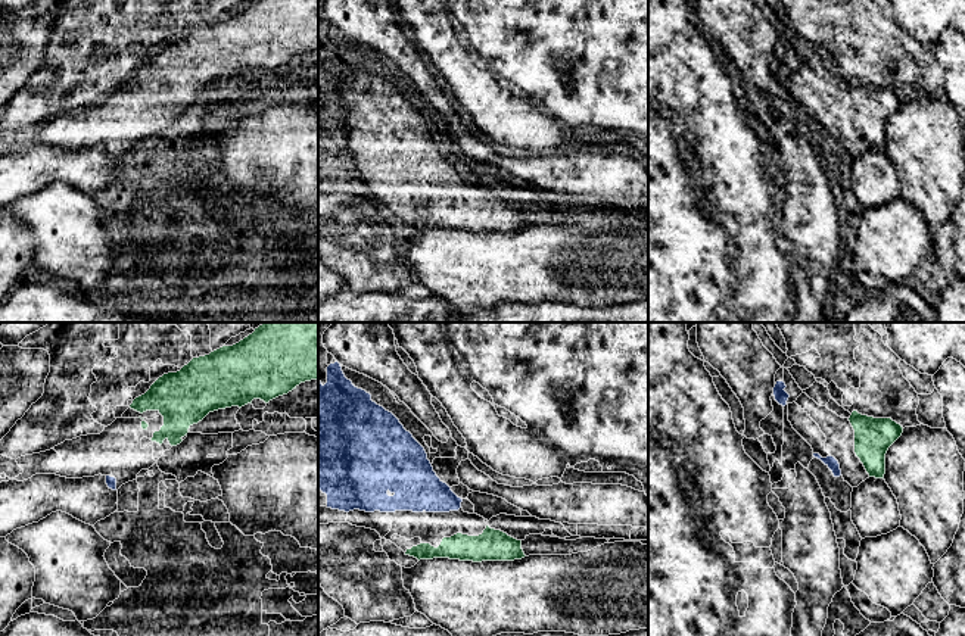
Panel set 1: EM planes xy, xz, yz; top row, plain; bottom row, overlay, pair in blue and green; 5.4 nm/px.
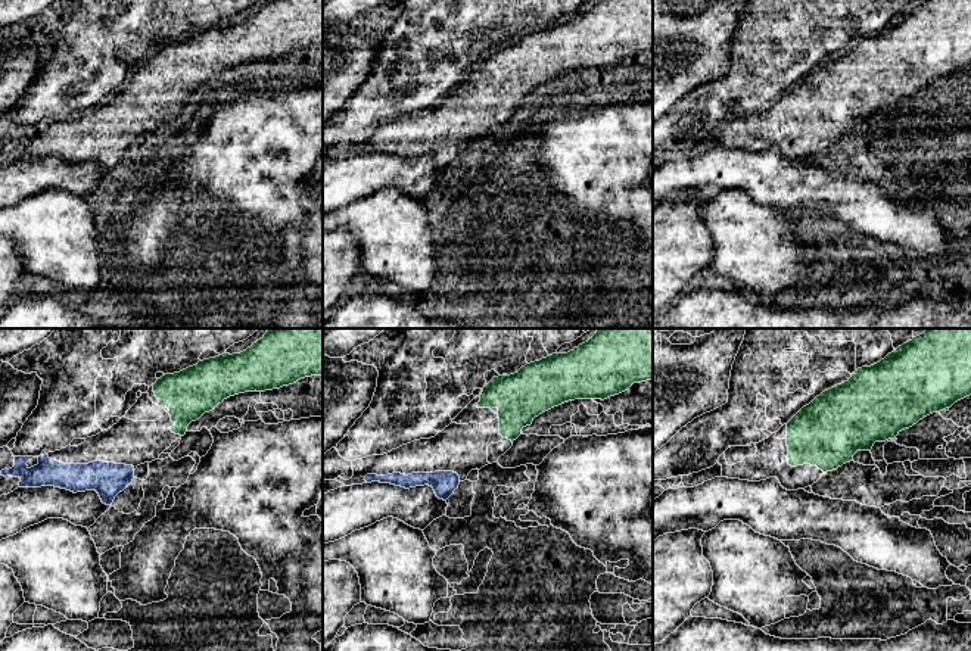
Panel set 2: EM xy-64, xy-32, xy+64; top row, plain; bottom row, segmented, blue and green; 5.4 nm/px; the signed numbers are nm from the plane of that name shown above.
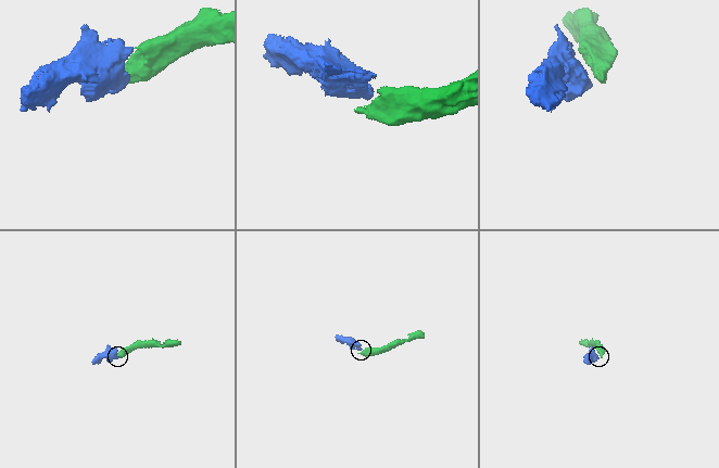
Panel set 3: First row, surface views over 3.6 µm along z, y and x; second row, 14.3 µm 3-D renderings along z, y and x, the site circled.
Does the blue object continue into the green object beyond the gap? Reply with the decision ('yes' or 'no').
yes

